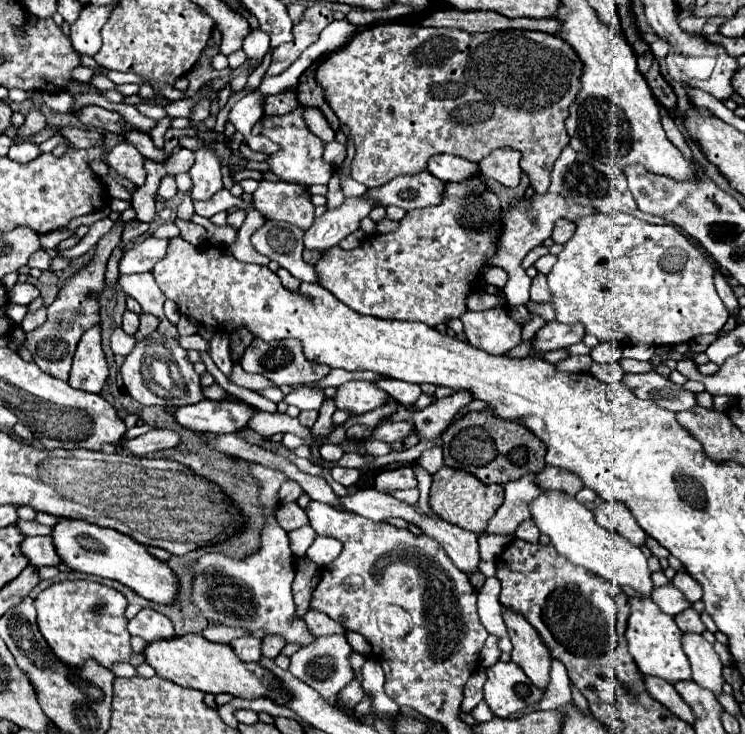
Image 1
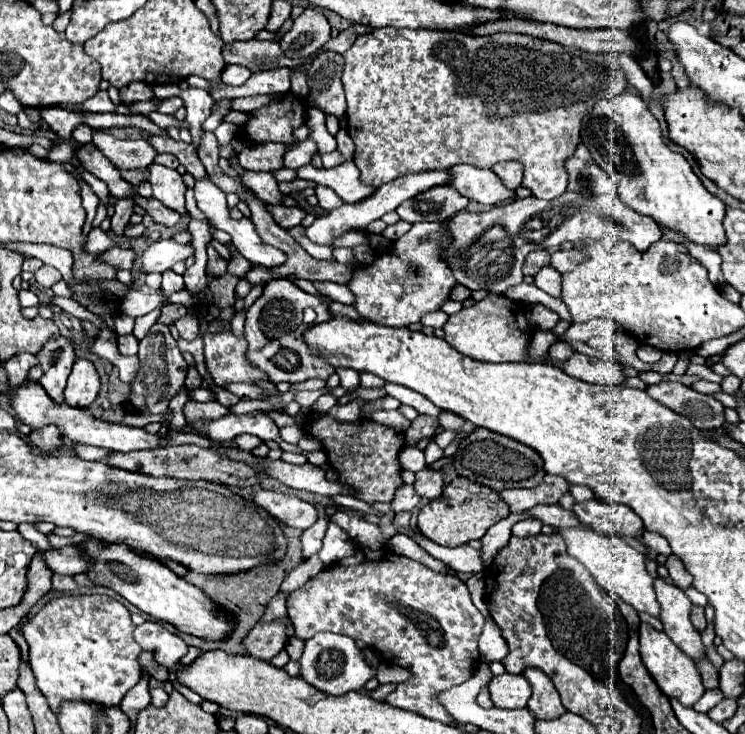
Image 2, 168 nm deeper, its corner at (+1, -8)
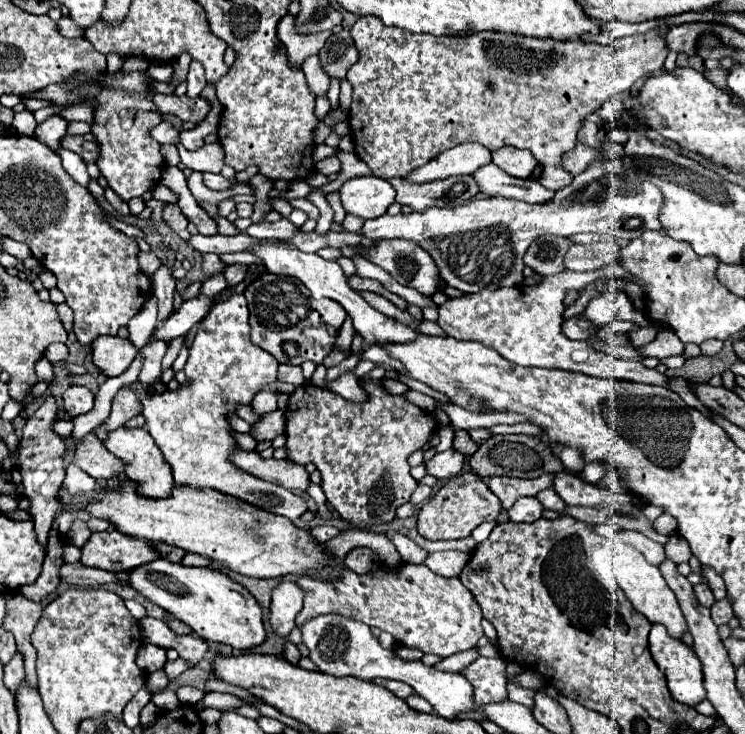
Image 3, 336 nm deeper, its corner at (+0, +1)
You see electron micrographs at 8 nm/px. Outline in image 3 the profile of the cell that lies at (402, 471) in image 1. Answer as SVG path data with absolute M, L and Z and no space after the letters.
M453 447L447 449L445 453L437 453L427 465L427 473L435 475L437 479L451 479L461 473L465 467L465 455L455 451Z

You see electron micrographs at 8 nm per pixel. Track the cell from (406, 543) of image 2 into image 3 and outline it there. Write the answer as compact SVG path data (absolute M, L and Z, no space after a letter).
M445 551L445 553L431 553L425 565L443 577L459 577L463 567L469 561L469 553L463 551Z

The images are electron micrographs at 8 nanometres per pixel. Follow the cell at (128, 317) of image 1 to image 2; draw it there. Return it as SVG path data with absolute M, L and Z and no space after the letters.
M126 334L118 338L118 348L122 354L138 354L138 340L134 334Z

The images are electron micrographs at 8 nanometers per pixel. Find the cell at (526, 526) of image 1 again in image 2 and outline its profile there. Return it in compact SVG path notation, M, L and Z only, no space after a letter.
M526 518L526 520L520 520L520 522L514 524L512 536L516 536L516 538L538 536L538 534L540 534L540 528L542 528L542 522L540 522L540 520L536 520L536 518Z

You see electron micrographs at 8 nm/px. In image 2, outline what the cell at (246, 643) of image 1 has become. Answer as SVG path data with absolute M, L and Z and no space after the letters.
M278 620L278 622L258 622L250 634L244 638L244 648L246 654L258 660L270 660L272 656L276 656L284 644L286 644L286 630L284 630L284 622L286 620Z

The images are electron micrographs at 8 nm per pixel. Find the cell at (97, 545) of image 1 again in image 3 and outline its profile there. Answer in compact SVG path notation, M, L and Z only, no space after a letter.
M157 559L129 573L129 583L135 591L157 603L173 617L187 623L193 633L205 641L231 645L233 649L247 651L265 641L265 627L261 619L261 605L237 581L213 567L185 567Z

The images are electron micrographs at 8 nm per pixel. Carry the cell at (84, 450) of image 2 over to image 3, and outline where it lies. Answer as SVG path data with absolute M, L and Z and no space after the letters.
M57 417L57 425L53 425L53 431L57 431L59 435L63 435L63 437L67 437L67 435L71 435L71 431L73 431L73 421L69 421L69 417Z

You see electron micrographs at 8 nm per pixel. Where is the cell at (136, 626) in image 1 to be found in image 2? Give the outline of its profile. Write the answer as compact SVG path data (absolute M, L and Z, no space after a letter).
M148 620L136 626L134 640L140 644L142 650L150 652L154 660L166 666L168 670L172 670L180 662L180 658L186 654L186 648L188 648L180 636L172 634L162 624L148 622Z

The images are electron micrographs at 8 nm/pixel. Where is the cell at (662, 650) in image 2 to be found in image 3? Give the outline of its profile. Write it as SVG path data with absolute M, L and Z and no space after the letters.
M653 625L651 633L649 633L649 649L651 649L651 655L657 663L657 667L663 671L667 685L669 685L669 691L671 691L671 697L675 701L685 703L689 707L695 707L699 701L703 701L707 697L707 691L703 687L701 661L693 649L689 649L683 641L669 637L669 633L663 629L663 625Z

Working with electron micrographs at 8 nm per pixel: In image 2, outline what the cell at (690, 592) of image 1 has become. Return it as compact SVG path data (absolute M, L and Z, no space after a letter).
M674 554L668 558L666 568L668 568L668 572L670 572L670 578L672 578L674 586L678 586L680 590L688 590L688 588L690 588L690 584L692 584L692 574L684 568L684 564L682 564Z

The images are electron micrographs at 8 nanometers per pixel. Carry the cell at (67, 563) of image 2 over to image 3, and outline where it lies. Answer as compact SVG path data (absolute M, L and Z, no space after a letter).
M117 529L91 533L89 541L81 549L81 563L111 573L129 573L145 563L159 559L159 551L153 543L129 537Z

